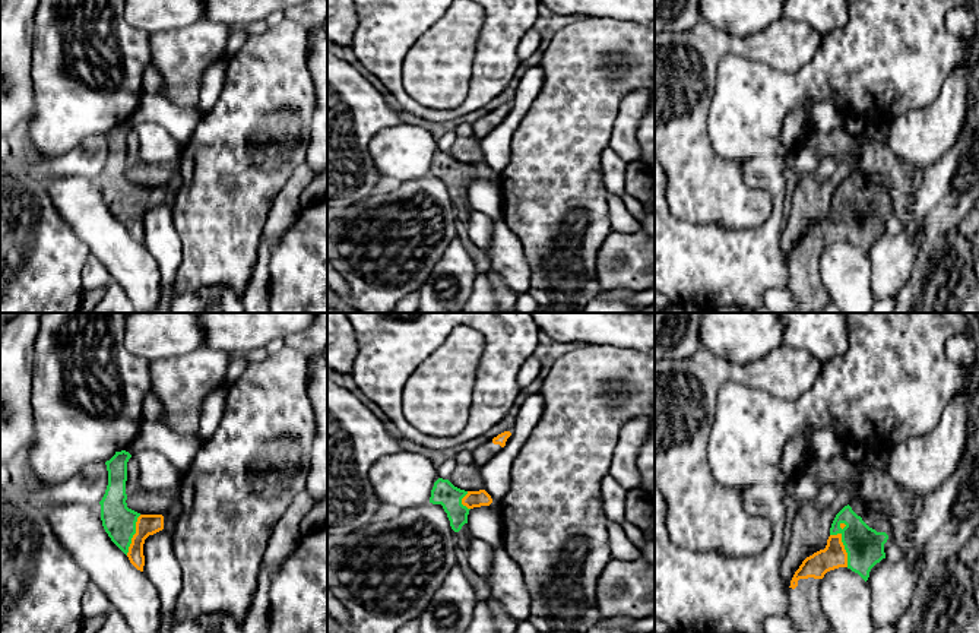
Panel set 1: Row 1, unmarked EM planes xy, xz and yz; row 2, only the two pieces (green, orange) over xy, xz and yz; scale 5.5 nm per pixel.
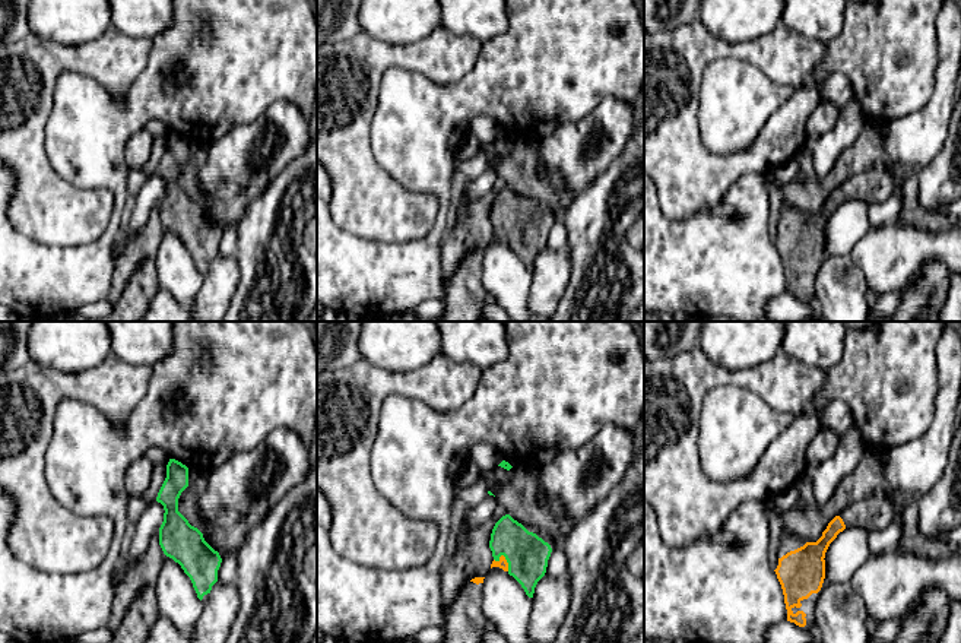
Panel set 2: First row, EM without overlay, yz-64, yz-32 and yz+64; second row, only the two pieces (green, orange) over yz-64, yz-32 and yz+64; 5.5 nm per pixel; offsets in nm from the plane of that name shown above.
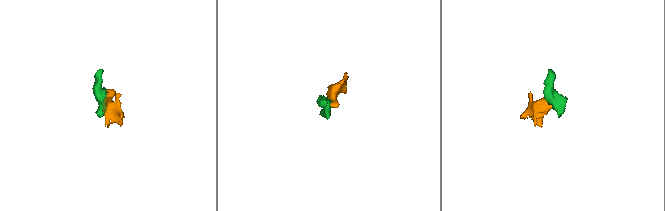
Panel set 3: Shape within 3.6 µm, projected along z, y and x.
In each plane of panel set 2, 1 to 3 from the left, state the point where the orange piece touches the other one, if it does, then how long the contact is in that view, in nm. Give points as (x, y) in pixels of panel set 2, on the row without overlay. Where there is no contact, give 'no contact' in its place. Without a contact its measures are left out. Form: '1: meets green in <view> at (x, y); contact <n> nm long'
1: no contact
2: meets green in yz-32 at (506, 231); contact 110 nm long
3: no contact

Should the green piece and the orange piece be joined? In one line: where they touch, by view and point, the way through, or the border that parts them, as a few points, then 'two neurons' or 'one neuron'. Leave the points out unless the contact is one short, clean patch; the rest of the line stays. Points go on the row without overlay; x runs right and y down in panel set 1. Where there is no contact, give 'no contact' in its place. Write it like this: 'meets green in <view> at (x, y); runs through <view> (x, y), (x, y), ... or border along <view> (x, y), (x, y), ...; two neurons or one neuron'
meets green in yz at (843, 217); runs through yz (864, 218), (843, 217), (835, 228); one neuron

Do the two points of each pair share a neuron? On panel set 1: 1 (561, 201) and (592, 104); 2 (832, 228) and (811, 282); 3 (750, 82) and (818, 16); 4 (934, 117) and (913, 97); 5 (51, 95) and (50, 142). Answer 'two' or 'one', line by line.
1: one
2: one
3: two
4: two
5: one

